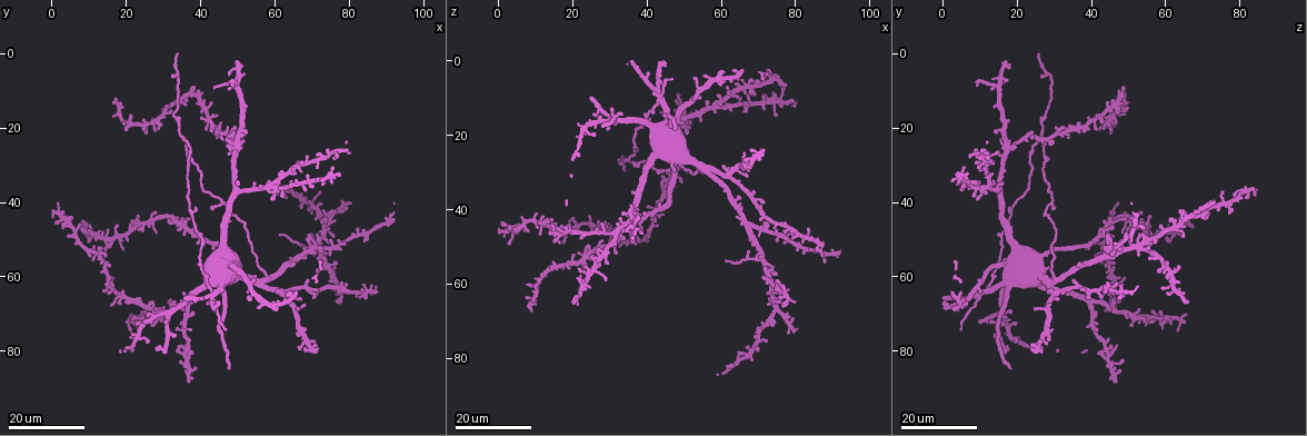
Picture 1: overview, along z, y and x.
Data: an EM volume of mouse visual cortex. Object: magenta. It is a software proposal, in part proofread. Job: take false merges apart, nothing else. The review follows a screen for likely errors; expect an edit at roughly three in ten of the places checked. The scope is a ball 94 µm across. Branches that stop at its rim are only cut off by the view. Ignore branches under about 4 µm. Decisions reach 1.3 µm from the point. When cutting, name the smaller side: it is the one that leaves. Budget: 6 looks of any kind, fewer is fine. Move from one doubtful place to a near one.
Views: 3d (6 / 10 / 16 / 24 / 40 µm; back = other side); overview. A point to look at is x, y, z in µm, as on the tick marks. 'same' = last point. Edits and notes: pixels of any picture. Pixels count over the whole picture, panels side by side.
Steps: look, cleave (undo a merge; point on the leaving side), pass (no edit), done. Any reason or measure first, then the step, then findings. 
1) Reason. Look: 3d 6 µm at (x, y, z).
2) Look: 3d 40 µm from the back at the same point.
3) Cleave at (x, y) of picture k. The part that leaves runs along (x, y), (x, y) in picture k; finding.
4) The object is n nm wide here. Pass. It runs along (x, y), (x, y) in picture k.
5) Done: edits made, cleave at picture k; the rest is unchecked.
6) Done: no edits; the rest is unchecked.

Thick turns thin. Look: 3d 16 µm at (33.5, 4.5, 27.5).

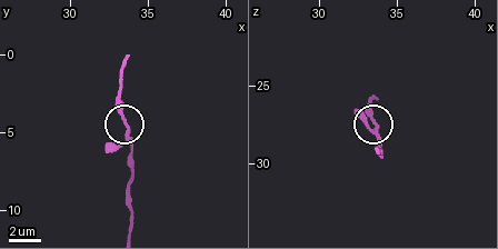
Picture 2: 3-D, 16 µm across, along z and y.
Zoom in. Look: 3d 6 µm at (33.4, 4.4, 27.4).

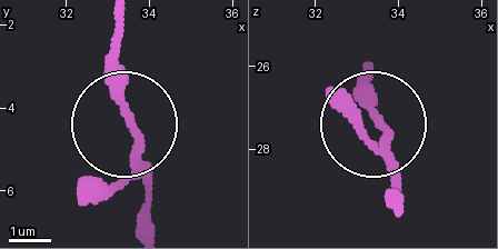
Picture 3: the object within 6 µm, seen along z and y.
Pass. It runs along (146, 228), (146, 171), (113, 90), (113, 40) in picture 3; all the same neuron.

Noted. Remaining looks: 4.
Three arms meet. Look: 3d 24 µm at (35.0, 22.0, 26.5).

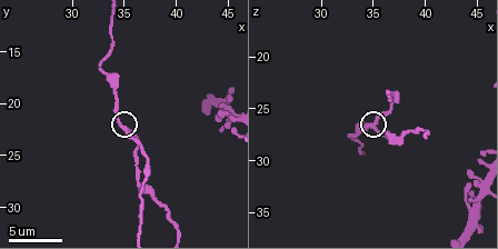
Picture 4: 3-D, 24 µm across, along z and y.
Look: 3d 10 µm at (35.2, 22.2, 26.4).

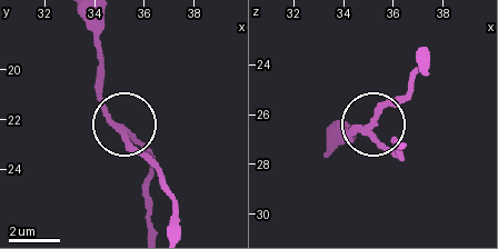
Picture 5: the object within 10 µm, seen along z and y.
The object is 220 nm wide here. Cleave at (387, 150) of picture 5. A second neuron is stuck on.

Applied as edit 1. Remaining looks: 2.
Done: edits made, cleave at picture 5; the rest is unchecked.

